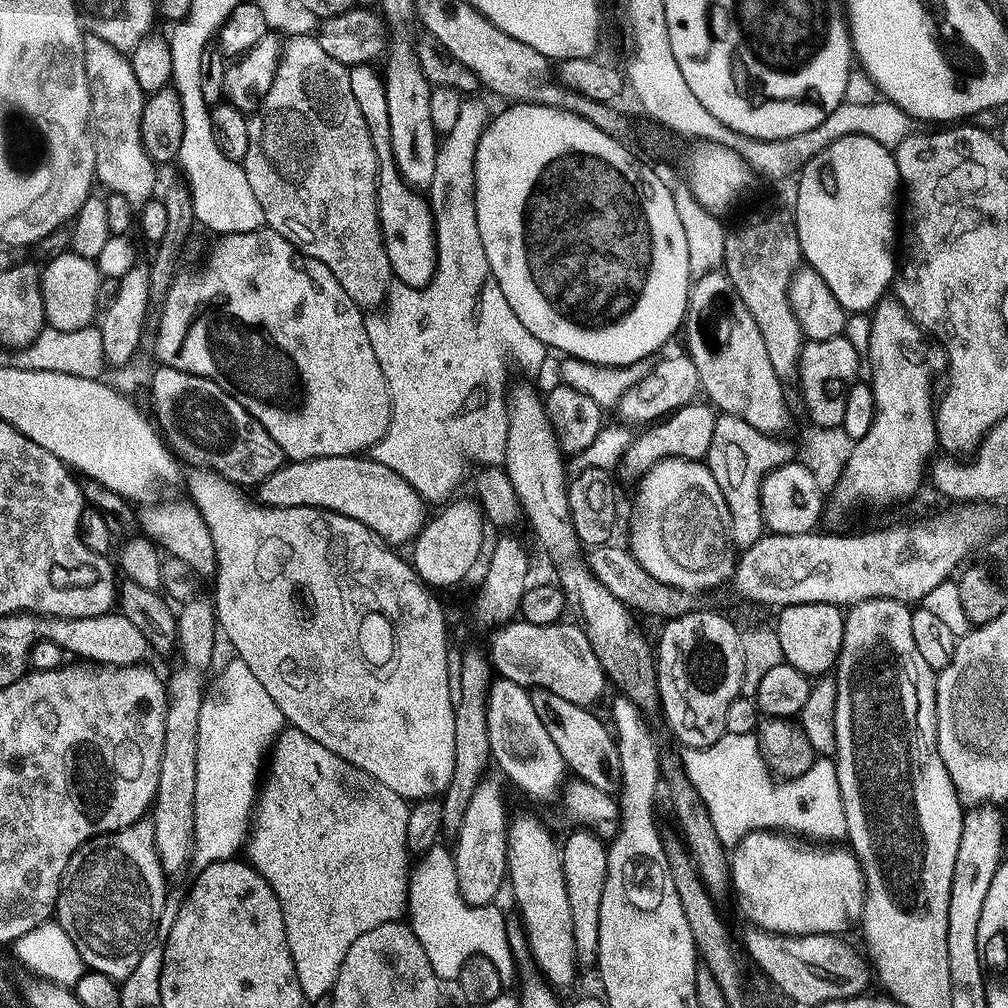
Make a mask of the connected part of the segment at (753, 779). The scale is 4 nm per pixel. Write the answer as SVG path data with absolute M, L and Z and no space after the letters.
M725 732L709 748L684 748L682 754L684 772L689 780L687 783L703 802L710 814L714 834L718 834L724 845L734 846L746 838L746 834L769 830L779 830L808 842L840 842L847 837L838 774L831 759L817 758L806 774L777 782L768 770L764 755L760 752L760 743L753 733Z

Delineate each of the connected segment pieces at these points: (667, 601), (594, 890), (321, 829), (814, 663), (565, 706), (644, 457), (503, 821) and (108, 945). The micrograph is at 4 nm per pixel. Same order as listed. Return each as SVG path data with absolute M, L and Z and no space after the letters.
M609 542L591 549L592 552L586 557L586 563L594 578L614 594L629 609L649 608L652 612L657 612L665 621L685 615L694 608L693 593L682 590L678 586L670 586L666 582L658 582L637 562L627 547L619 548L616 542Z
M575 829L561 845L563 880L566 882L570 916L574 925L576 963L581 968L597 965L598 922L601 916L602 889L605 886L608 849L605 841L591 829Z
M288 726L276 738L276 743L270 749L270 759L266 764L266 775L258 792L254 809L254 827L246 841L247 863L256 868L262 878L270 884L278 902L282 906L282 914L286 922L286 938L290 946L290 954L294 958L294 970L298 970L298 986L302 986L302 994L310 1001L323 1000L332 991L338 978L338 970L342 966L342 958L346 958L346 950L354 946L354 941L362 938L366 930L374 930L374 926L382 926L386 922L397 922L405 915L408 902L408 877L410 875L410 853L406 842L406 822L410 811L409 801L403 800L394 790L382 786L370 774L353 764L347 764L338 754L326 750L322 742L314 742L298 729Z
M795 604L779 609L778 616L780 621L774 624L774 629L782 644L785 661L809 678L820 678L831 673L836 667L836 659L840 656L845 613L834 604Z
M533 688L531 701L542 726L549 732L554 746L563 758L565 767L579 780L584 780L608 795L617 795L621 784L621 756L618 754L615 735L589 708L569 702L550 690Z
M693 402L669 413L664 419L647 425L621 453L618 464L619 479L624 483L639 481L660 460L682 457L684 460L702 460L708 455L717 413L706 402Z
M491 774L481 778L474 794L470 794L470 802L466 805L466 812L462 814L460 828L454 834L458 890L464 901L474 906L493 903L497 899L495 896L499 894L500 887L505 887L508 879L510 812L504 809L505 785L497 780Z
M148 818L123 828L121 832L95 836L72 855L60 880L54 920L62 926L62 930L66 930L66 934L70 934L85 969L104 974L117 982L124 981L133 973L158 926L164 905L170 900L168 884L164 879L166 873L158 858L154 826Z

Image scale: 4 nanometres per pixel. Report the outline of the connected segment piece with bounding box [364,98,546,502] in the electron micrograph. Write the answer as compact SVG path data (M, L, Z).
M478 98L465 99L462 111L458 114L457 122L454 125L454 130L443 133L436 150L436 165L434 166L434 178L432 179L432 187L430 189L430 207L432 209L432 218L436 222L436 273L432 275L431 282L419 290L389 291L386 297L388 313L385 316L372 314L364 321L366 334L370 338L370 346L374 346L374 356L378 359L378 364L382 368L382 374L386 375L387 388L390 390L391 396L390 426L387 427L387 432L381 440L372 445L370 449L371 459L390 466L402 478L406 478L406 482L410 482L410 486L414 486L416 493L426 502L432 502L432 500L447 501L449 499L447 496L459 486L468 460L473 460L476 466L503 465L506 458L506 434L508 433L507 395L510 391L508 363L511 360L525 360L526 363L532 364L535 360L540 360L546 355L544 343L538 338L534 338L534 334L530 334L530 330L526 330L526 326L522 326L522 322L518 322L514 310L510 310L510 302L506 302L502 290L496 284L496 279L492 277L490 262L486 258L486 250L482 246L482 238L478 234L476 151L478 150L478 142L482 138L484 129L488 127L490 111L488 112L487 106L482 101L476 99Z

